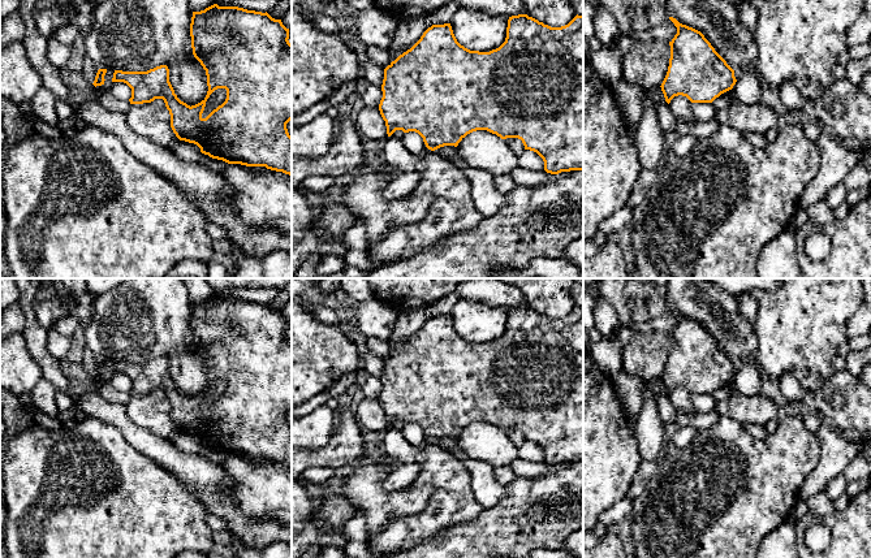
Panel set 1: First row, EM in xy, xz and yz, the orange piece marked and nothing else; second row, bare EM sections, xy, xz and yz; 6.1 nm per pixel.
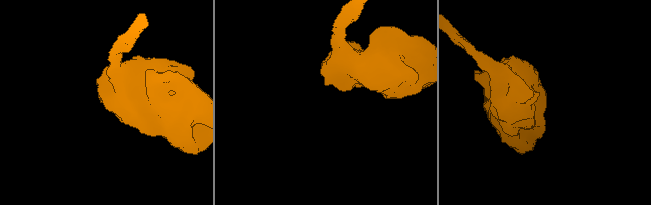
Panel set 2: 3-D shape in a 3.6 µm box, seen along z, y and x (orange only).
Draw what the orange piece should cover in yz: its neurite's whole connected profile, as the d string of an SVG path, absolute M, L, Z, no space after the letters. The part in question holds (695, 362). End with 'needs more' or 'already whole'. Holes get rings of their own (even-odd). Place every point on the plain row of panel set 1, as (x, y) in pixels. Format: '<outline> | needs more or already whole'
M676 310L669 311L677 325L669 333L671 350L661 375L665 393L686 388L691 394L712 394L736 376L734 362L715 342L704 326Z | already whole

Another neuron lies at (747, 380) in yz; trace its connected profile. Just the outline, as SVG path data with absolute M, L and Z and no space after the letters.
M749 359L745 362L743 367L737 371L732 380L732 385L734 390L746 395L760 395L762 375L762 371Z

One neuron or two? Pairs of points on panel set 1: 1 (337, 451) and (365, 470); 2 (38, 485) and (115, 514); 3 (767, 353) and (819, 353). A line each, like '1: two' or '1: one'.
1: two
2: one
3: one

